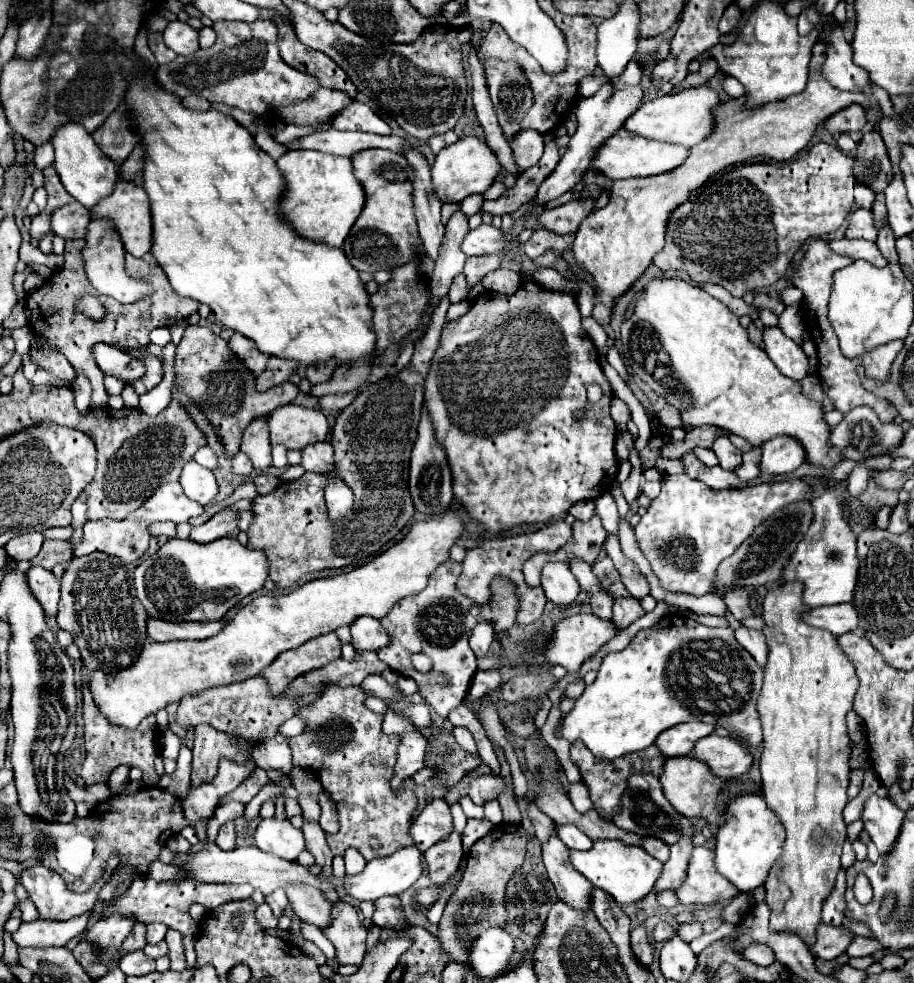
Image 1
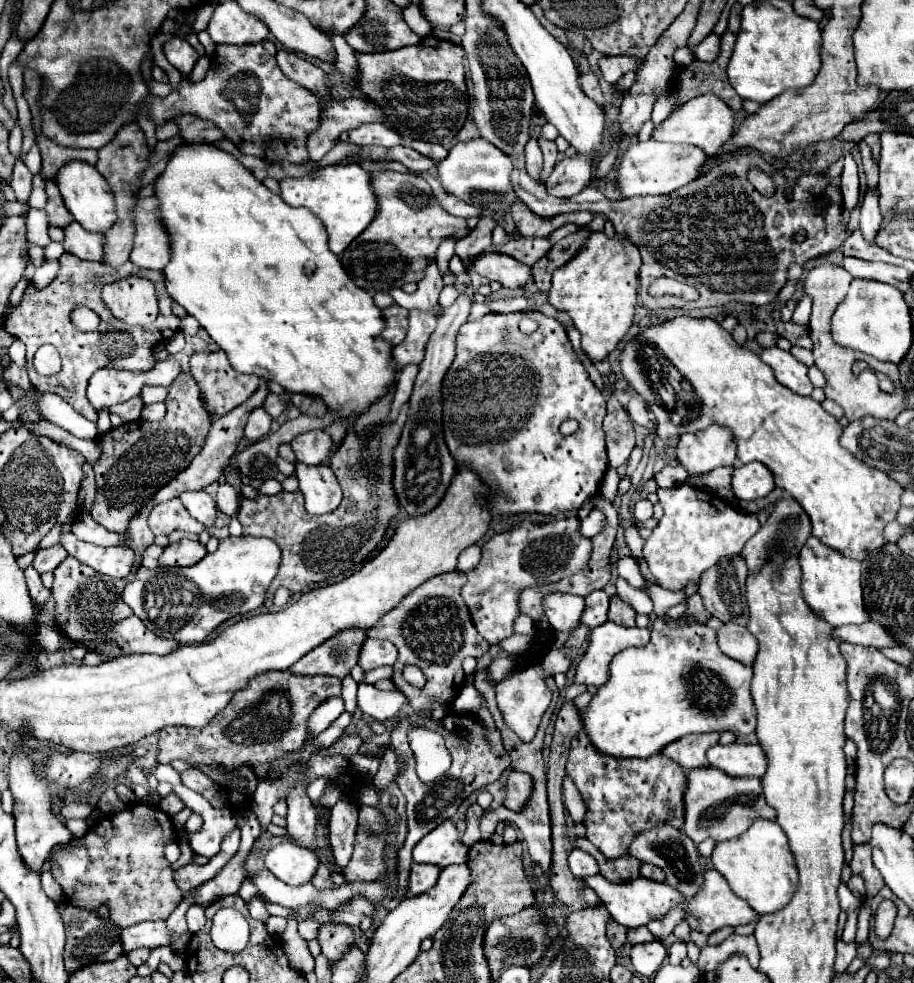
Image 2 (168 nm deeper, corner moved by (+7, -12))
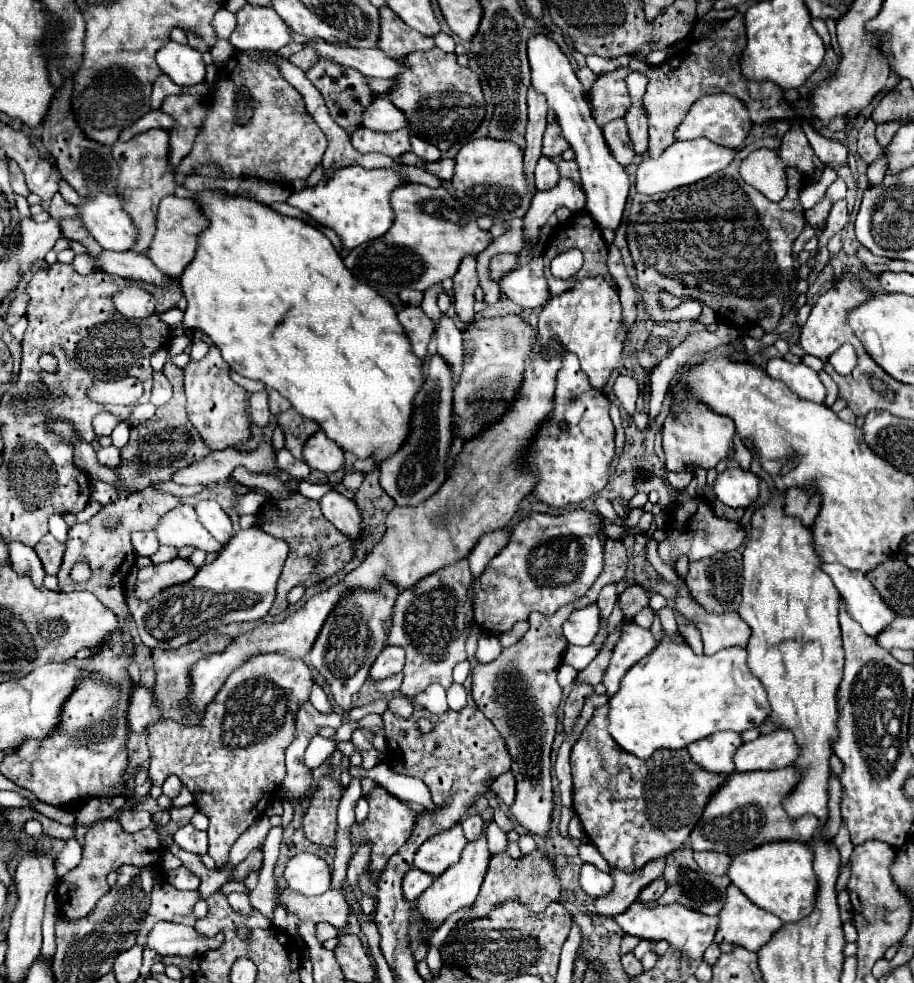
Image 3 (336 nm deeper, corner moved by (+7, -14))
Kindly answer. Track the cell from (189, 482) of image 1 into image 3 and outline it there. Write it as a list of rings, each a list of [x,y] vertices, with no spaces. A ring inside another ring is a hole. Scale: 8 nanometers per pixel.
[[[202,500],[196,506],[196,514],[204,528],[222,544],[226,544],[232,538],[232,520],[230,516],[220,508],[218,502],[212,500]]]

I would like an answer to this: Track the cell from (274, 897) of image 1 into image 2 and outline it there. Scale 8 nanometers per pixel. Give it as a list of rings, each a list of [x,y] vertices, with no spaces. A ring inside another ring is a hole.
[[[256,896],[256,898],[252,898],[252,900],[248,902],[248,910],[250,910],[250,916],[252,916],[254,920],[266,922],[266,920],[270,918],[270,914],[268,914],[268,910],[266,910],[264,902],[262,902],[258,896]]]

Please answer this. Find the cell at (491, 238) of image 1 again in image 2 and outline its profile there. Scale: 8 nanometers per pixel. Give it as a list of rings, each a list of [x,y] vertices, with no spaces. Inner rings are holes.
[[[482,252],[470,258],[470,270],[486,276],[488,280],[500,282],[504,288],[520,288],[532,278],[530,266],[500,252]]]

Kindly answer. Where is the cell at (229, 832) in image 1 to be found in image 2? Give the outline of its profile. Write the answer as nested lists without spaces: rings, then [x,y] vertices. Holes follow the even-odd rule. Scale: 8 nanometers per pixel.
[[[158,764],[154,770],[154,776],[158,782],[168,782],[172,786],[172,792],[194,812],[198,812],[204,818],[204,828],[190,836],[190,848],[196,854],[202,854],[206,858],[214,858],[220,852],[220,844],[226,834],[230,834],[236,828],[236,814],[230,808],[212,808],[210,802],[186,788],[180,780],[180,774],[170,764]]]

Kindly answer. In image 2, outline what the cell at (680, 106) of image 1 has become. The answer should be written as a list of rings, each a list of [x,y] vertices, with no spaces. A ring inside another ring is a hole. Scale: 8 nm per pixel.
[[[702,94],[686,104],[682,104],[678,110],[674,110],[666,120],[662,120],[654,132],[652,140],[658,142],[672,142],[672,144],[692,144],[706,152],[706,156],[712,156],[718,152],[718,148],[732,136],[734,132],[734,116],[732,110],[716,96]]]

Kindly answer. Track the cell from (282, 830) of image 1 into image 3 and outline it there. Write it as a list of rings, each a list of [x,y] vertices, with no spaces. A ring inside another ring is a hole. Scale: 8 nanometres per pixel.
[[[310,852],[296,854],[288,862],[284,870],[284,878],[290,890],[306,894],[306,896],[324,894],[326,890],[330,890],[330,882],[332,882],[328,864]]]

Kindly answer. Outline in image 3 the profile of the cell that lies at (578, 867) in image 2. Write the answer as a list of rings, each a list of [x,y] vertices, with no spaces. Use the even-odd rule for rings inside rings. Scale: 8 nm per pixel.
[[[584,864],[582,866],[582,874],[580,874],[580,886],[592,898],[600,898],[600,896],[606,896],[606,894],[612,892],[614,880],[612,880],[610,874],[600,872],[596,866]]]

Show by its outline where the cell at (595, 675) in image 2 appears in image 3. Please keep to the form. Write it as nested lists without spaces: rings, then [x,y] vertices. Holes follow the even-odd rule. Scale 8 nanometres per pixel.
[[[626,622],[622,626],[622,636],[612,650],[610,666],[604,674],[604,686],[608,690],[608,696],[614,696],[620,688],[622,676],[644,656],[648,656],[658,646],[658,640],[652,636],[650,630],[640,628],[634,622]]]

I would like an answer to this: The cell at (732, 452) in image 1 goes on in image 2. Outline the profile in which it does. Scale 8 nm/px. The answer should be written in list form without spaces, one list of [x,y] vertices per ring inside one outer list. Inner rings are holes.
[[[714,424],[706,428],[706,432],[682,436],[676,458],[688,470],[688,474],[710,472],[718,466],[734,466],[734,438],[730,432],[726,432],[726,428],[718,428]]]

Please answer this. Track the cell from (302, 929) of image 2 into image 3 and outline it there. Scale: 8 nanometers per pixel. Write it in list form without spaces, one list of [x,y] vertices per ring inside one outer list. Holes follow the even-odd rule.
[[[322,922],[322,924],[316,924],[316,936],[318,936],[320,942],[326,942],[330,938],[336,938],[338,936],[338,930],[334,926]]]

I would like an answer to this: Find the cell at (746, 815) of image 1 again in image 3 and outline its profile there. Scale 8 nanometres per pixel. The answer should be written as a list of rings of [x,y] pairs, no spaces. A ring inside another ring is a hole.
[[[772,842],[754,850],[746,850],[732,858],[728,876],[756,906],[772,912],[782,922],[800,922],[810,916],[818,892],[818,878],[812,868],[814,852],[800,842]]]

